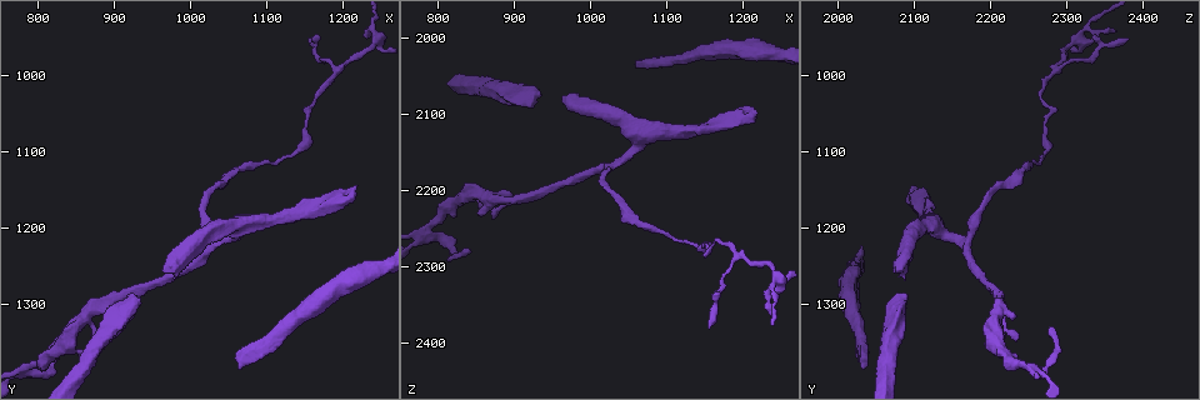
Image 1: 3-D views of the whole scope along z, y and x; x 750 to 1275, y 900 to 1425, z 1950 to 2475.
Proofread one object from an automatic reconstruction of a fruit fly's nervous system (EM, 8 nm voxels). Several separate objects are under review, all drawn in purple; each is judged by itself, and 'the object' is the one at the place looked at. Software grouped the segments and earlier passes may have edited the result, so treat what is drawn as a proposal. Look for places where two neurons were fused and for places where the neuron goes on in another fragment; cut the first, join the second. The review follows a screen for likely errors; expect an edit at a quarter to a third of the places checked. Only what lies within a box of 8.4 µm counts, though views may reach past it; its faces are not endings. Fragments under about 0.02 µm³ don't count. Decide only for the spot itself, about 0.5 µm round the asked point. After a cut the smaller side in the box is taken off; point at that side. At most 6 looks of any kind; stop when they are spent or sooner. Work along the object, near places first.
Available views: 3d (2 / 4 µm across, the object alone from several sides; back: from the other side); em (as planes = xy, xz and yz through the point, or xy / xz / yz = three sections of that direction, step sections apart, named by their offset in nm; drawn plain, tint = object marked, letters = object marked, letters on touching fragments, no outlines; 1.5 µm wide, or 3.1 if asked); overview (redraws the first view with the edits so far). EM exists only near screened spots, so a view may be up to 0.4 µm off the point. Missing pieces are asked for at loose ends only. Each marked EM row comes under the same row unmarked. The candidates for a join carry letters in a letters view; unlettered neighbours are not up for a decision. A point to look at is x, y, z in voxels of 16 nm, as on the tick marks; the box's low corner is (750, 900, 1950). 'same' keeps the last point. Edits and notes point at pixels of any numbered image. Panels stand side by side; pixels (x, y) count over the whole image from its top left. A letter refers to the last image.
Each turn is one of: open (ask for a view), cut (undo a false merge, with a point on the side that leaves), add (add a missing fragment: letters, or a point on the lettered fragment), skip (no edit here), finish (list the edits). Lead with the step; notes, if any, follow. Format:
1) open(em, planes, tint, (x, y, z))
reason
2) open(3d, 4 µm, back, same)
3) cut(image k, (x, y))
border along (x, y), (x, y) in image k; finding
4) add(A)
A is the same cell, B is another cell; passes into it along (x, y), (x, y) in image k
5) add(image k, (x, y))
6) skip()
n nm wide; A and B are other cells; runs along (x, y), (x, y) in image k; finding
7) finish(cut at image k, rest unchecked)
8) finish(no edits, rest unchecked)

open(em, yz, step 8, letters, (1065, 1380, 2035))
long arm stops here

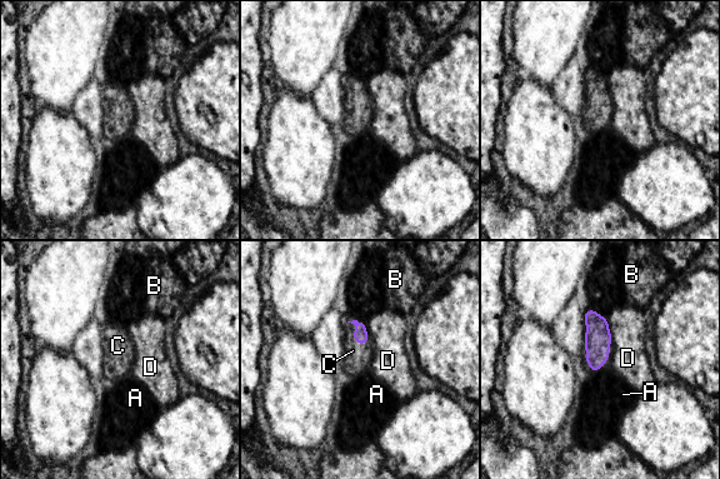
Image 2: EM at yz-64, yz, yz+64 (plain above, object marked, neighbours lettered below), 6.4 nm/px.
add(C)
D touches over 300 nm; C is the same cell, A, B and D are other cells; passes into it along (361, 337), (353, 335), (353, 350) in image 2; the neuron continues

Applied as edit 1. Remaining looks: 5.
open(overview)
see it whole again

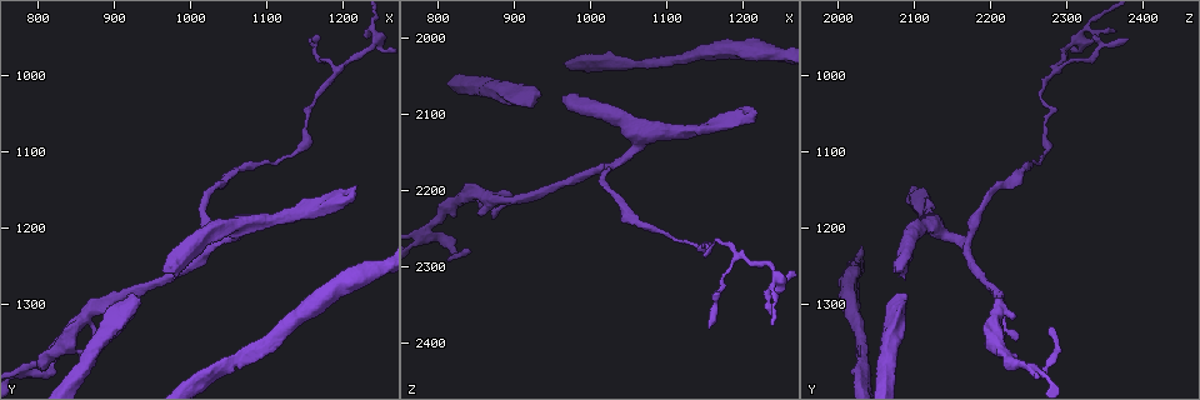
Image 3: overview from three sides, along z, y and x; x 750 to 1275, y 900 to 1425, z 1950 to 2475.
open(em, planes, tint, (1110, 1115, 2260))
narrows sharply

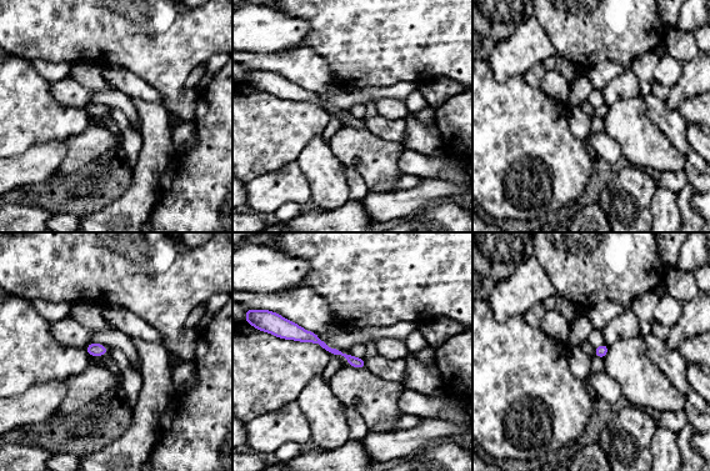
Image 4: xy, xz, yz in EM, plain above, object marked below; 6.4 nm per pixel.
open(em, planes, letters, same)
what lies round it

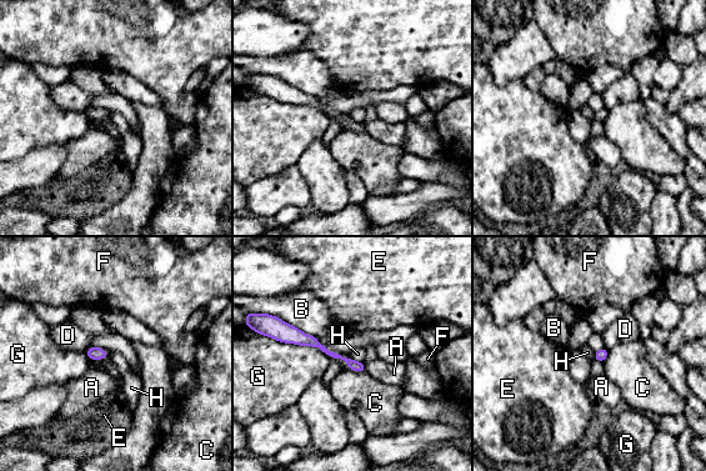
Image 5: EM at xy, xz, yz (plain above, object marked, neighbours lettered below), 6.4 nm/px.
skip()
A, B, C, D, E, F, G and H are other cells; runs along (283, 330), (361, 369) in image 5; one neuron here

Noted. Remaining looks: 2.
finish(add at image 2, rest unchecked)

